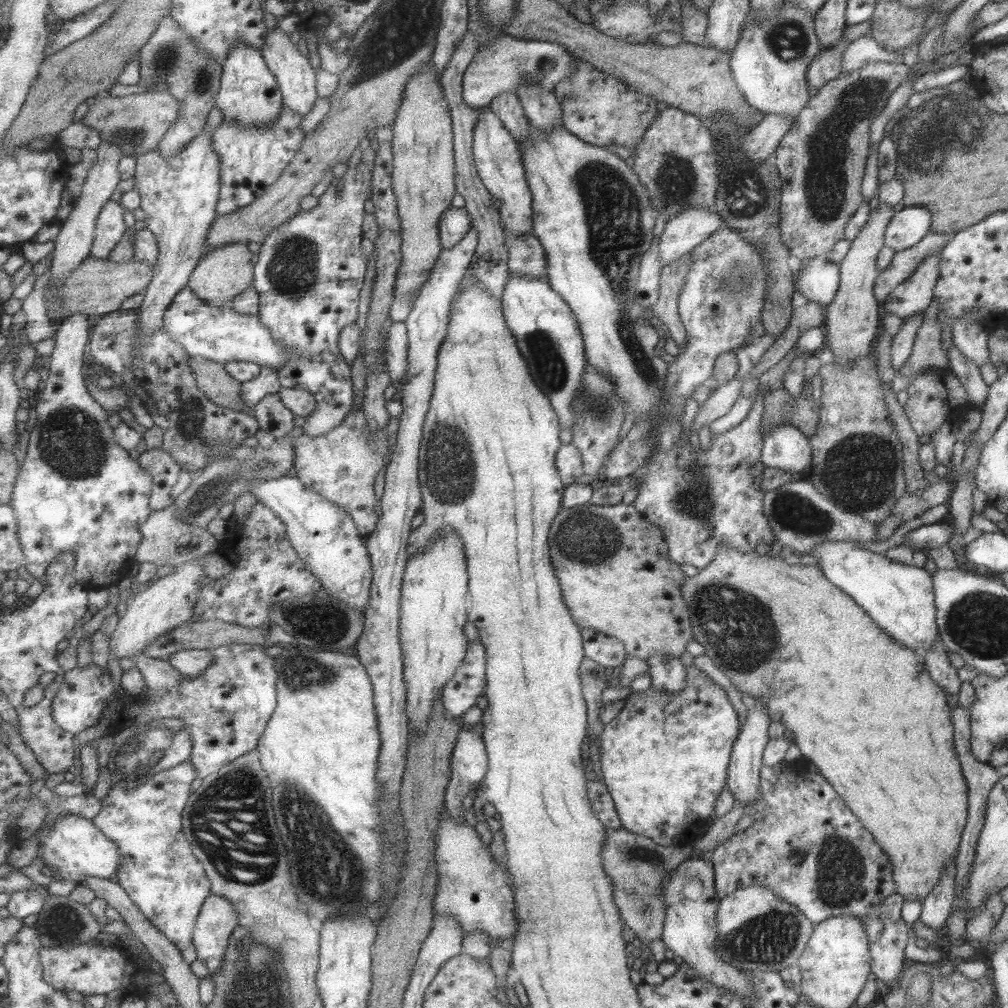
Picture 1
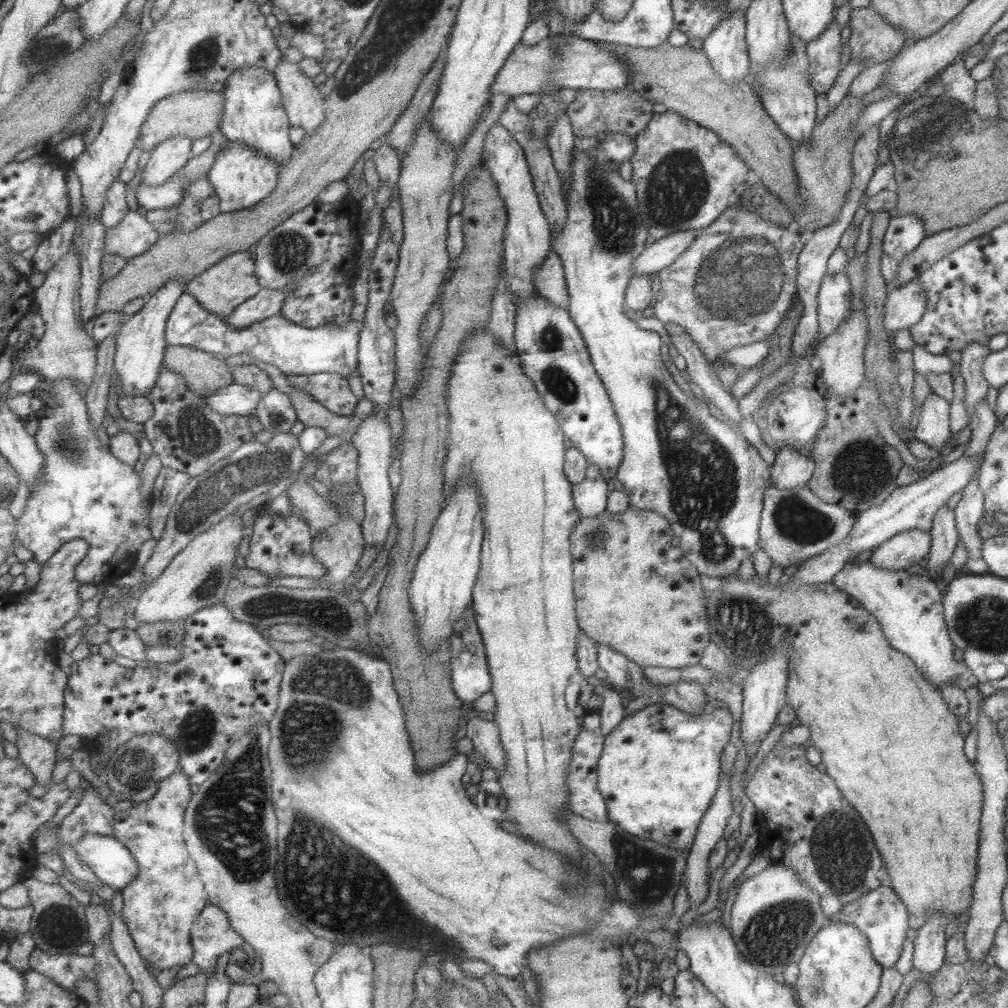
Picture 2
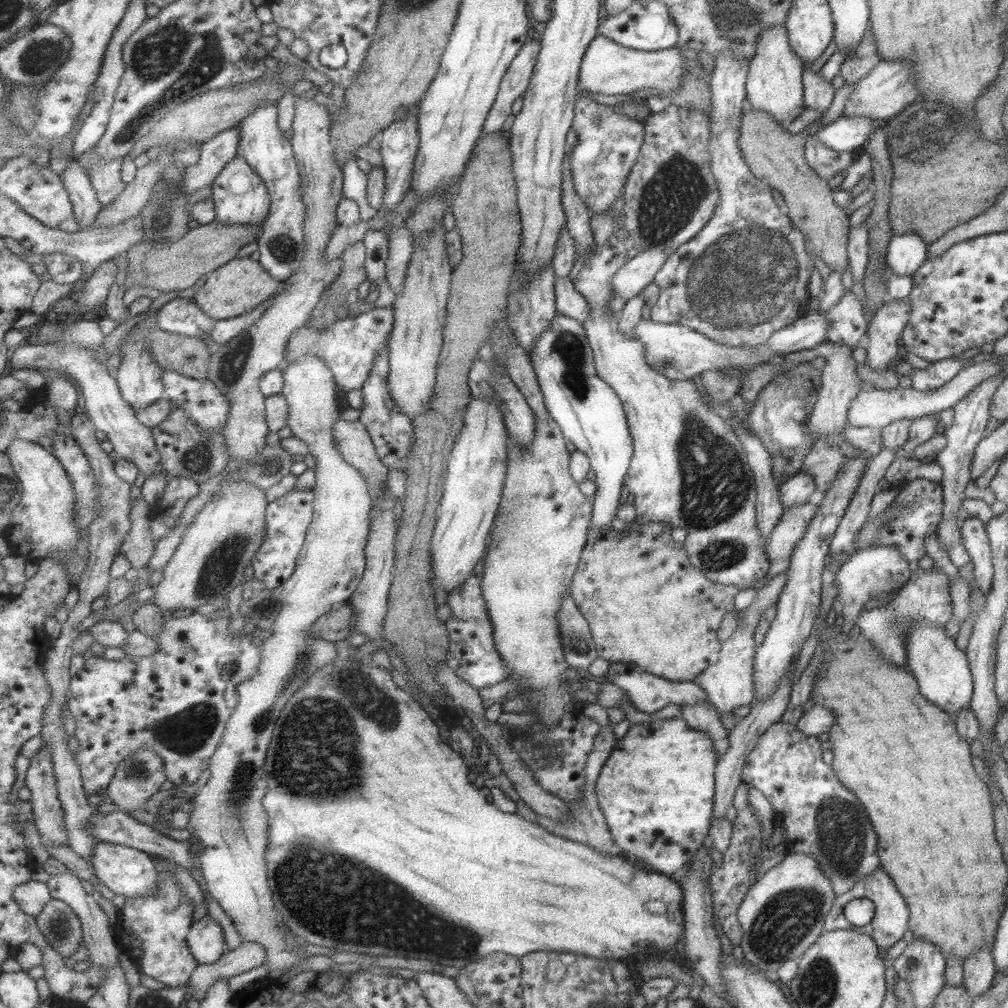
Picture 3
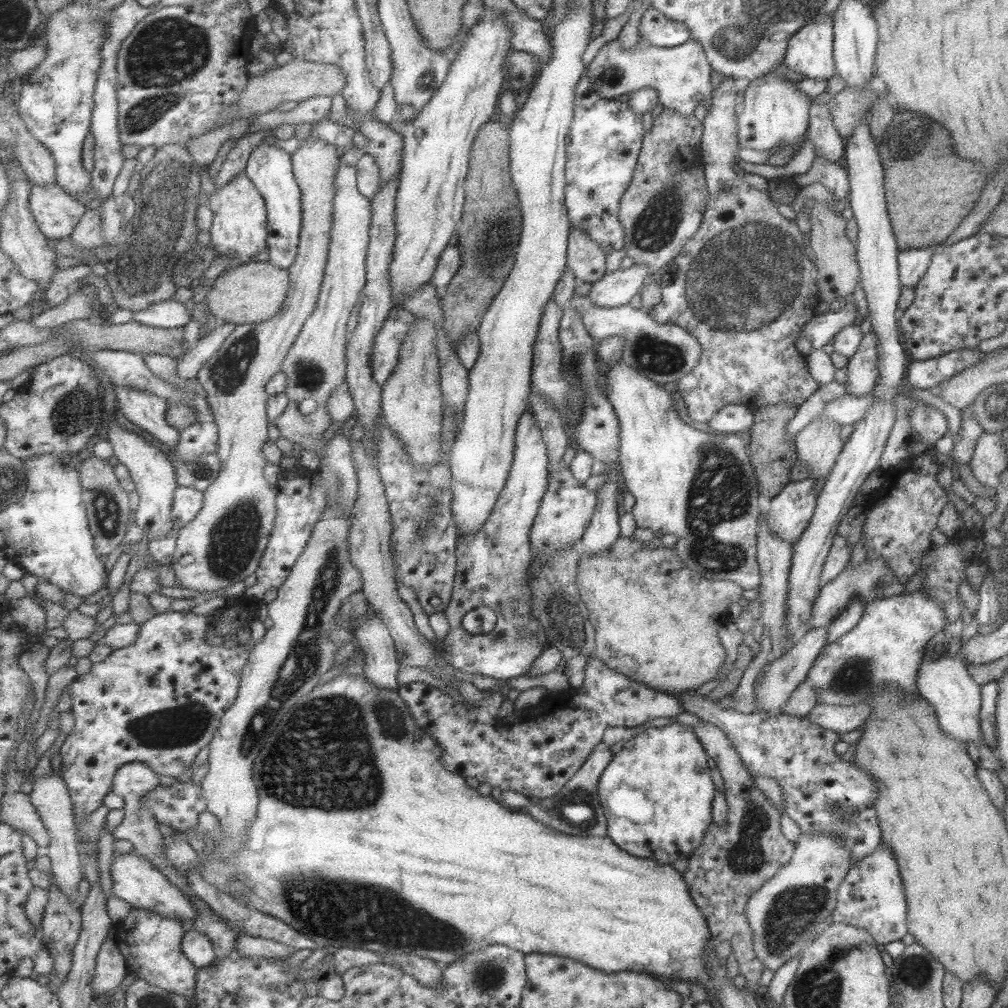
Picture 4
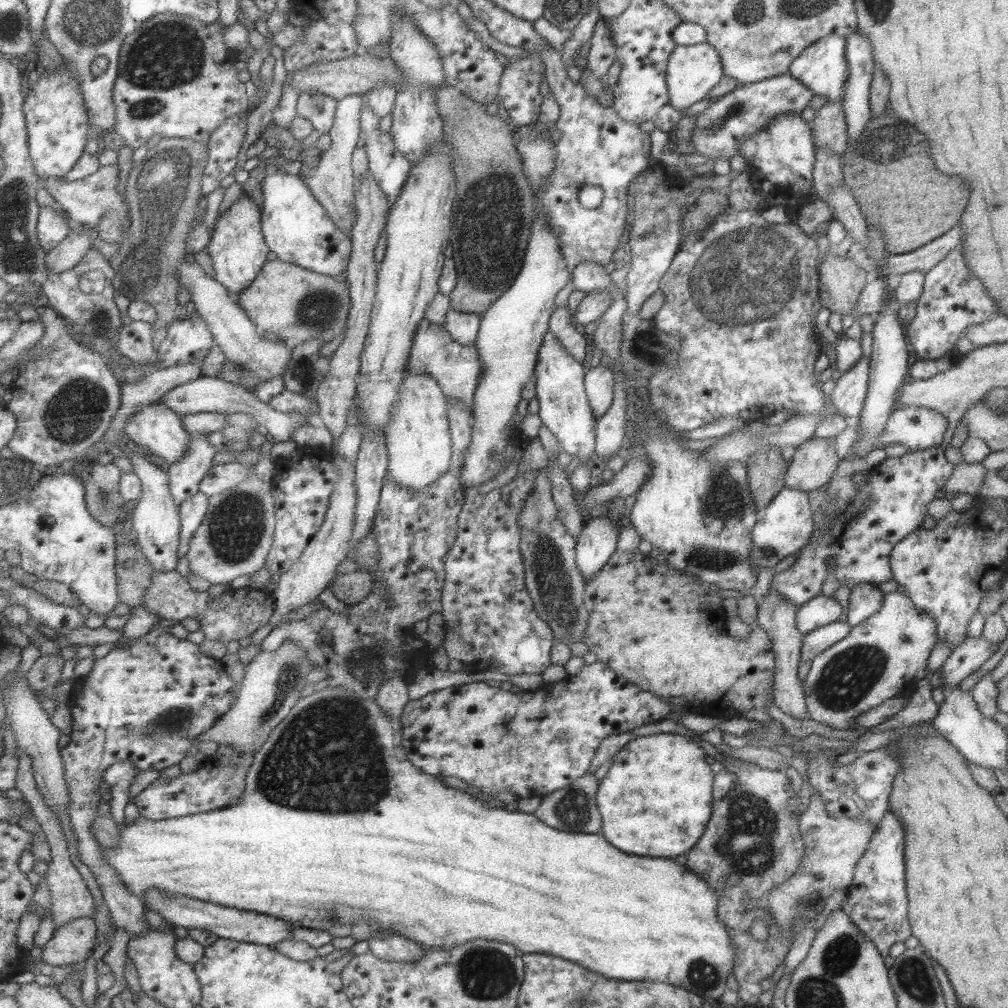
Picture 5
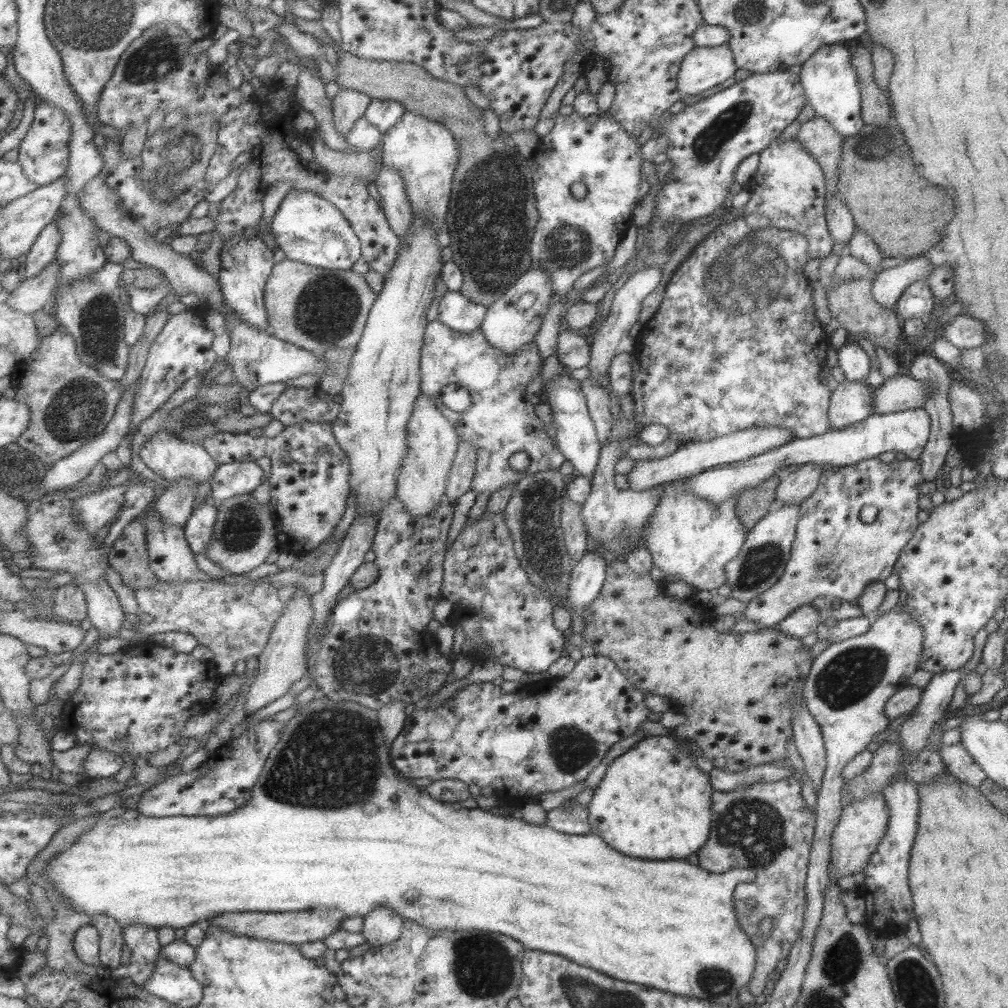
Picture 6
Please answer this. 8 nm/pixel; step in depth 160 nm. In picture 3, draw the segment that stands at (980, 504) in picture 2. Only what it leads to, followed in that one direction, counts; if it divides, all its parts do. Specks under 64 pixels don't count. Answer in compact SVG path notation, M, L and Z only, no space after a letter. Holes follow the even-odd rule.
M969 515L959 525L963 549L973 564L975 584L984 595L987 595L994 570L986 527L973 515Z

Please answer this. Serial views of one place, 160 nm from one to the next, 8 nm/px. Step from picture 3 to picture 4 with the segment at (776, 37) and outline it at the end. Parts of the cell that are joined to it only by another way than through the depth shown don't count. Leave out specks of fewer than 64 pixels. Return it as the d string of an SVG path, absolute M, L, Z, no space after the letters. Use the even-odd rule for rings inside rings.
M777 66L775 70L749 81L743 92L743 101L738 105L736 115L736 143L738 148L753 148L753 150L767 151L771 148L779 148L775 154L784 146L793 145L794 152L798 151L800 144L805 140L805 132L808 128L808 110L811 99L796 89L796 82L785 78L788 69Z

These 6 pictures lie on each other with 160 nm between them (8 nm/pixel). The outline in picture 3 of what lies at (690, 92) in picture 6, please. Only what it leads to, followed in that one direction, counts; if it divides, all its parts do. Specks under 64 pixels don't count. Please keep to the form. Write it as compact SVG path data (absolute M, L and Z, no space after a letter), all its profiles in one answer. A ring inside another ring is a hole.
M599 35L591 40L578 72L578 89L595 94L625 94L640 88L651 88L657 93L670 93L680 85L680 78L685 71L685 57L673 46L669 49L643 51L631 50L630 47Z

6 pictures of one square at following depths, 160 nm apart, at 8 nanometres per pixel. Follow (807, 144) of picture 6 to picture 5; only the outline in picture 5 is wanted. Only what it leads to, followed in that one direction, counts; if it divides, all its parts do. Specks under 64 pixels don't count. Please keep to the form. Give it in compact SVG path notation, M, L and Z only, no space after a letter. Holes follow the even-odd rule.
M827 101L808 122L815 147L823 147L841 156L848 146L844 110L839 101Z

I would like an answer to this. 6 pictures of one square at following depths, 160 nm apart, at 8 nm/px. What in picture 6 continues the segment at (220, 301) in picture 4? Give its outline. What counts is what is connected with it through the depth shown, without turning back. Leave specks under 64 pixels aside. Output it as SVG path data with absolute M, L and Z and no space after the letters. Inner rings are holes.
M287 258L276 264L270 281L267 282L266 306L271 333L280 340L291 342L317 355L333 349L358 348L376 301L378 295L371 290L367 280L353 270L328 270Z

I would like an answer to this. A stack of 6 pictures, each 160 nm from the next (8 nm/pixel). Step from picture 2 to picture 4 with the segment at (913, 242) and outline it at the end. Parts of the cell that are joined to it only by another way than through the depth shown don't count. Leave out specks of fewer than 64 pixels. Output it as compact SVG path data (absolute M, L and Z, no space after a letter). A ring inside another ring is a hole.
M908 248L897 253L898 280L903 288L913 288L927 271L932 249Z

